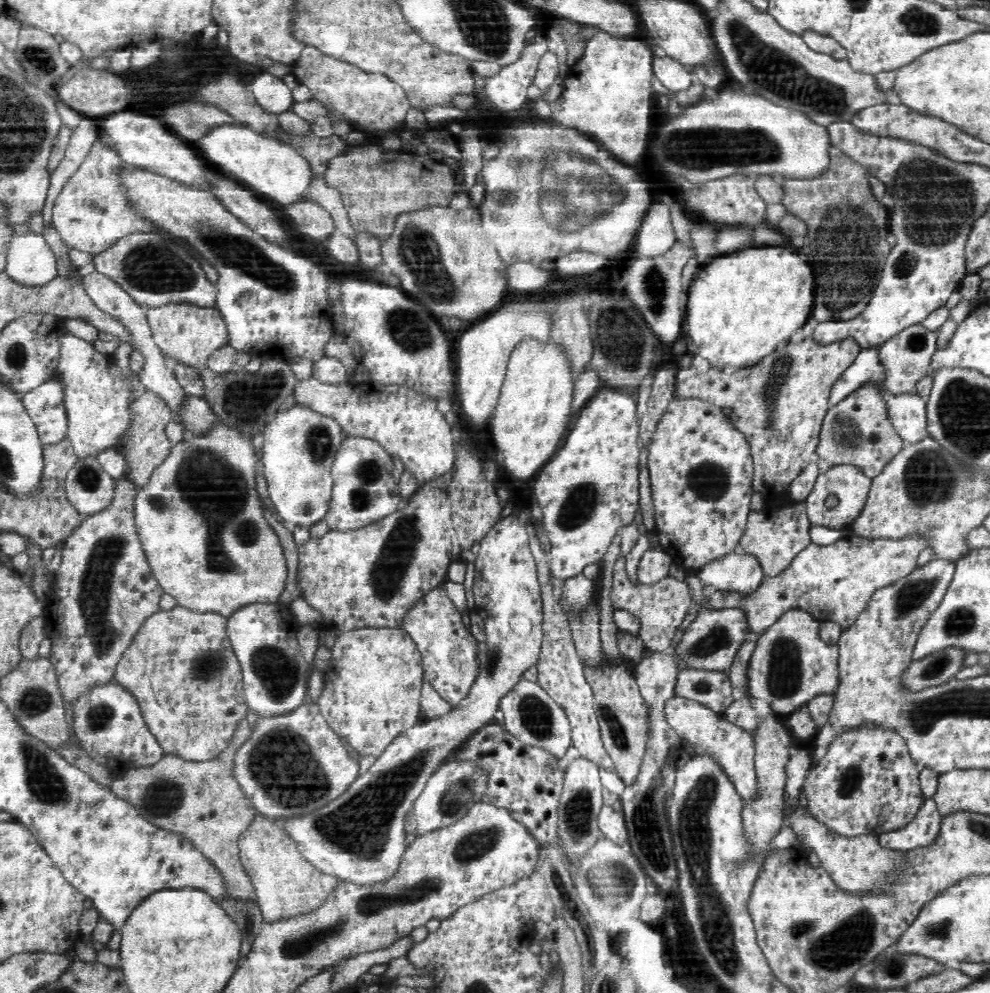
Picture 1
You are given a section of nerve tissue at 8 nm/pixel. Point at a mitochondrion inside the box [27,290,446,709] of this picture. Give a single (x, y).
(207, 485)

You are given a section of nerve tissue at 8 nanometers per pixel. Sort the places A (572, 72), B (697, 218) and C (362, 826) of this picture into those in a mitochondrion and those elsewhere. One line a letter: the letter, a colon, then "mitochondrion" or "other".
A: other
B: other
C: mitochondrion

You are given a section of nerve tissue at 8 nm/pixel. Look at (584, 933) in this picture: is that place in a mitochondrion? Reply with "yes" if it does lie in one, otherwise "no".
no

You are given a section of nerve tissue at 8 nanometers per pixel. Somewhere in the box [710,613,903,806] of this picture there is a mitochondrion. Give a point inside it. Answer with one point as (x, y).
(784, 654)

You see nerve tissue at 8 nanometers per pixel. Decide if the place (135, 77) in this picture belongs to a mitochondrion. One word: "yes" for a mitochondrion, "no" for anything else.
no

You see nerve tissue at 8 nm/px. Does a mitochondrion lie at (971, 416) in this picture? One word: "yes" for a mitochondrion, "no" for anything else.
yes

